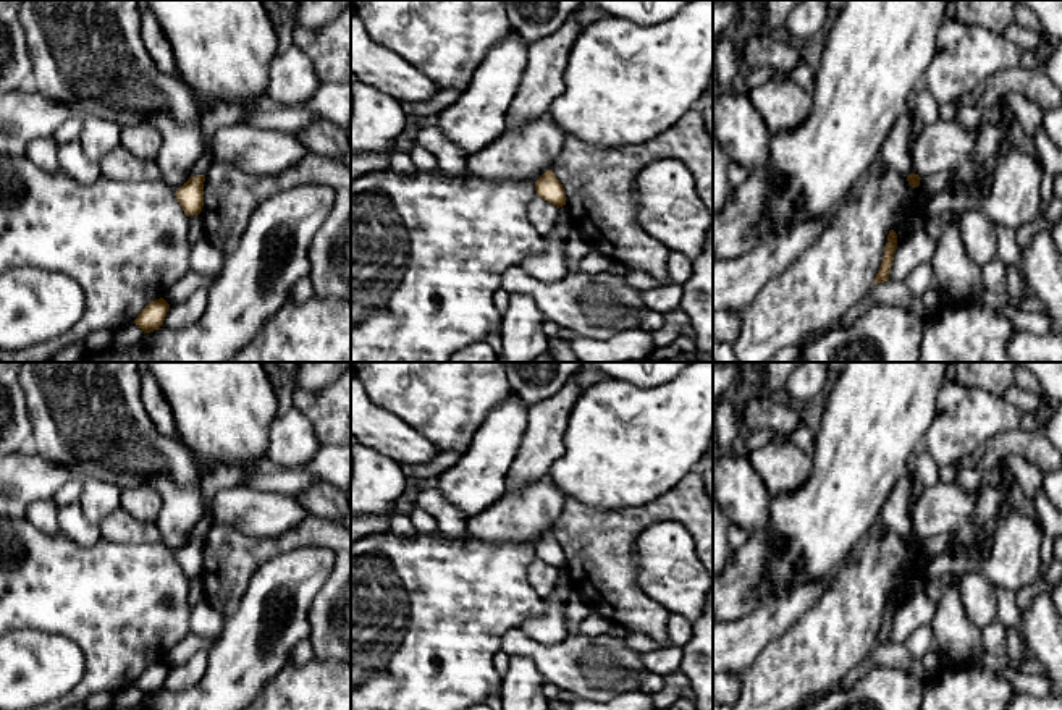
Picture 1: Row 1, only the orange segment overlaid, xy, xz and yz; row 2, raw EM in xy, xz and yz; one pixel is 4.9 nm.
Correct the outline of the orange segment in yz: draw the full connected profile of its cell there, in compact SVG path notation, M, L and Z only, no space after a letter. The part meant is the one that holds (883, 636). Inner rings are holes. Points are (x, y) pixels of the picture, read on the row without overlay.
M891 592L889 597L887 597L887 605L886 605L886 610L884 610L883 624L881 624L879 632L876 636L876 640L874 640L874 647L884 645L884 644L889 642L889 634L891 634L891 629L892 629L896 611L897 611L897 597L896 597L894 592Z

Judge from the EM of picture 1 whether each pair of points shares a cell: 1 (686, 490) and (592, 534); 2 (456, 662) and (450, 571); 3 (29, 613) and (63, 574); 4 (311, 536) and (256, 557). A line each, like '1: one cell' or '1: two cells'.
1: one cell
2: one cell
3: one cell
4: one cell

